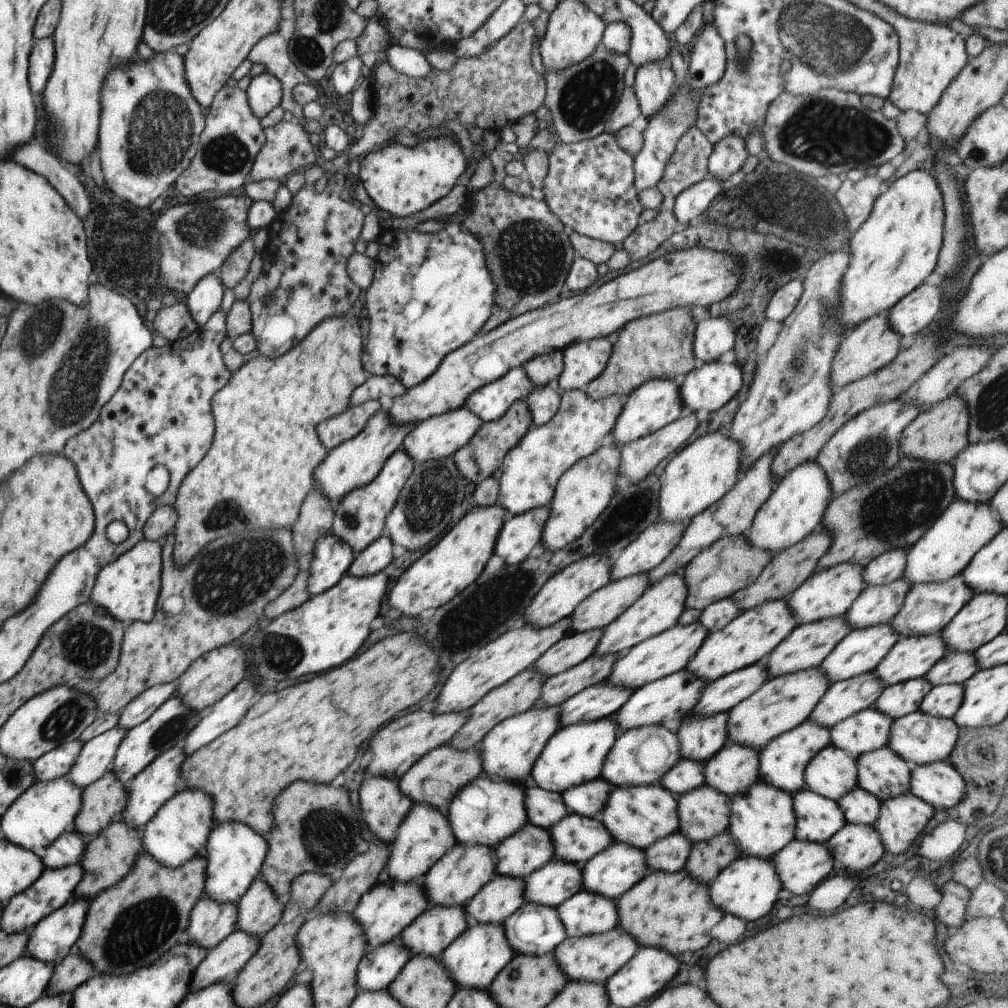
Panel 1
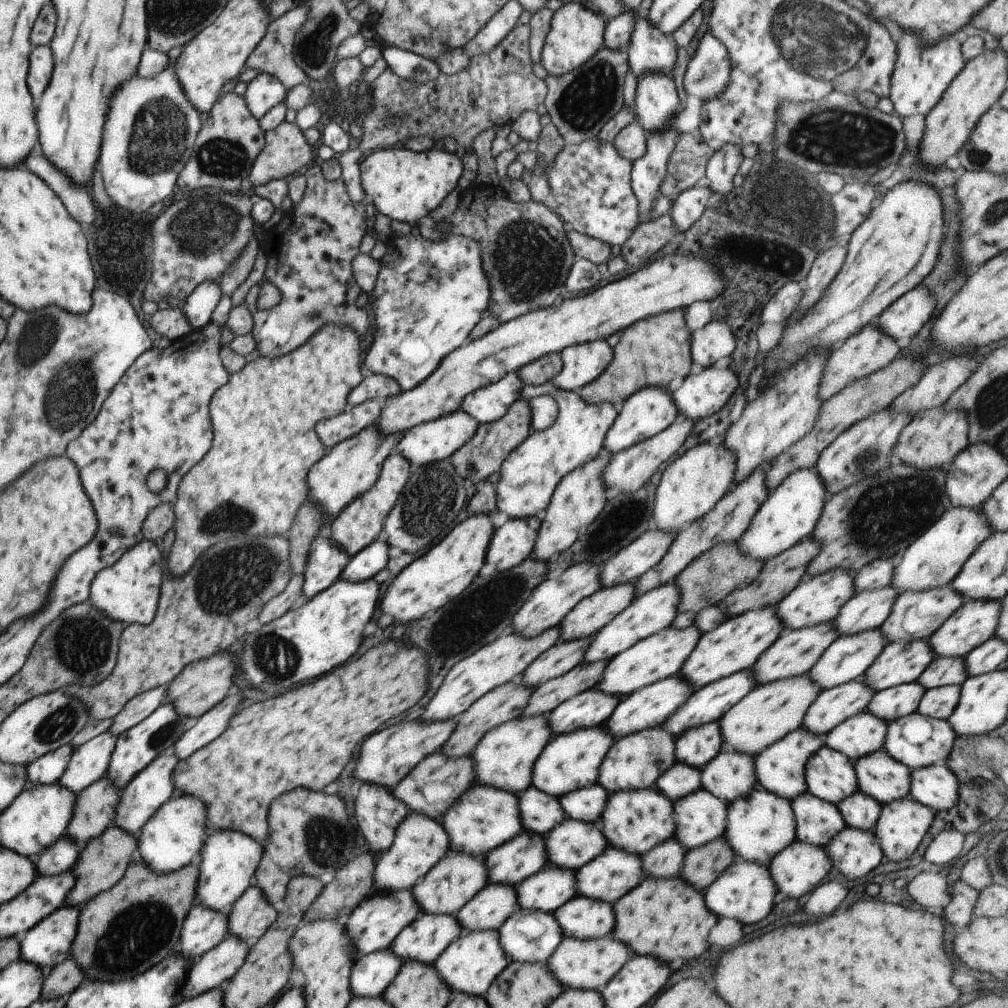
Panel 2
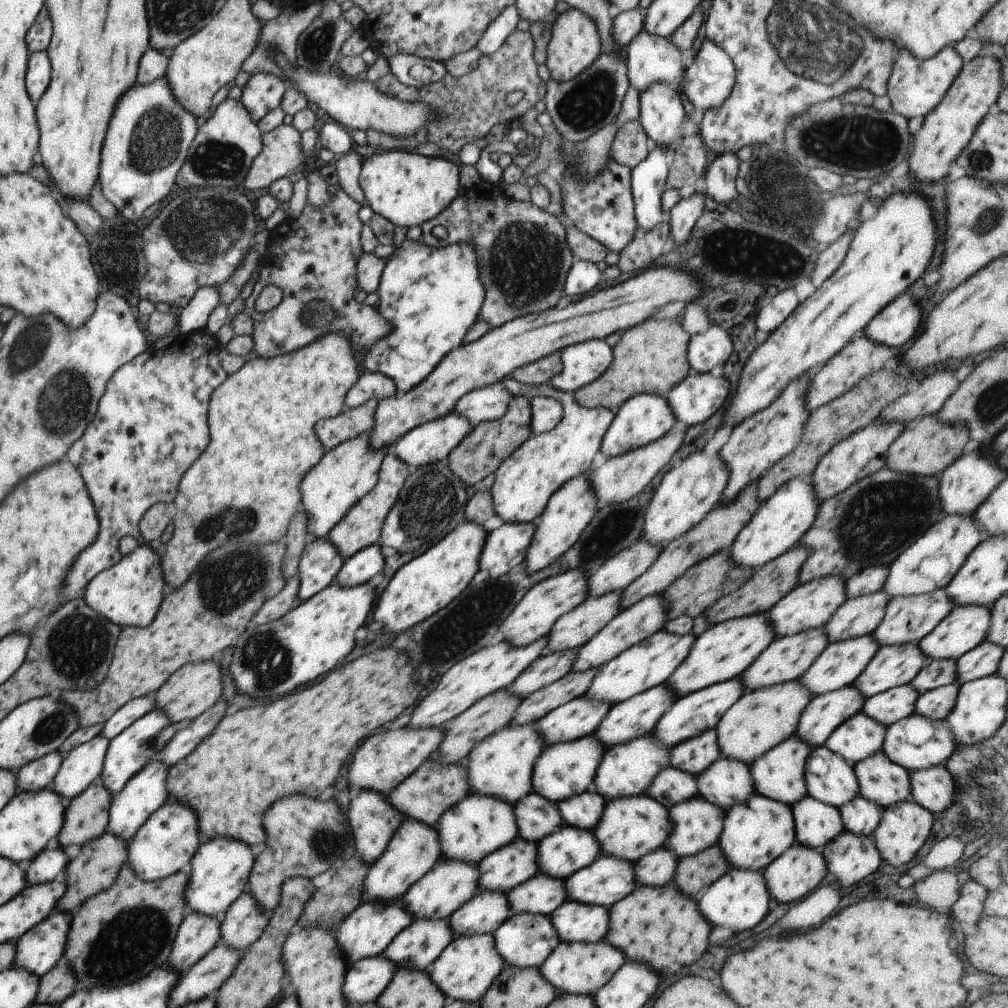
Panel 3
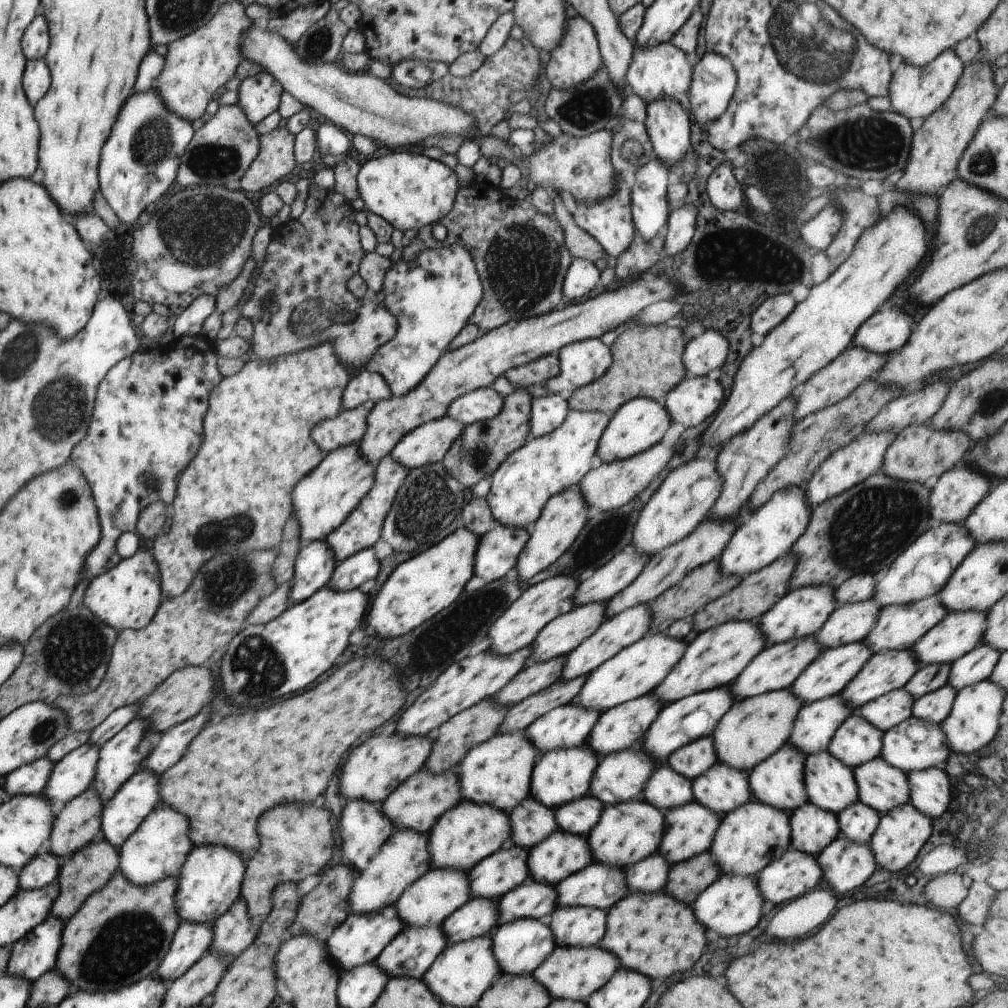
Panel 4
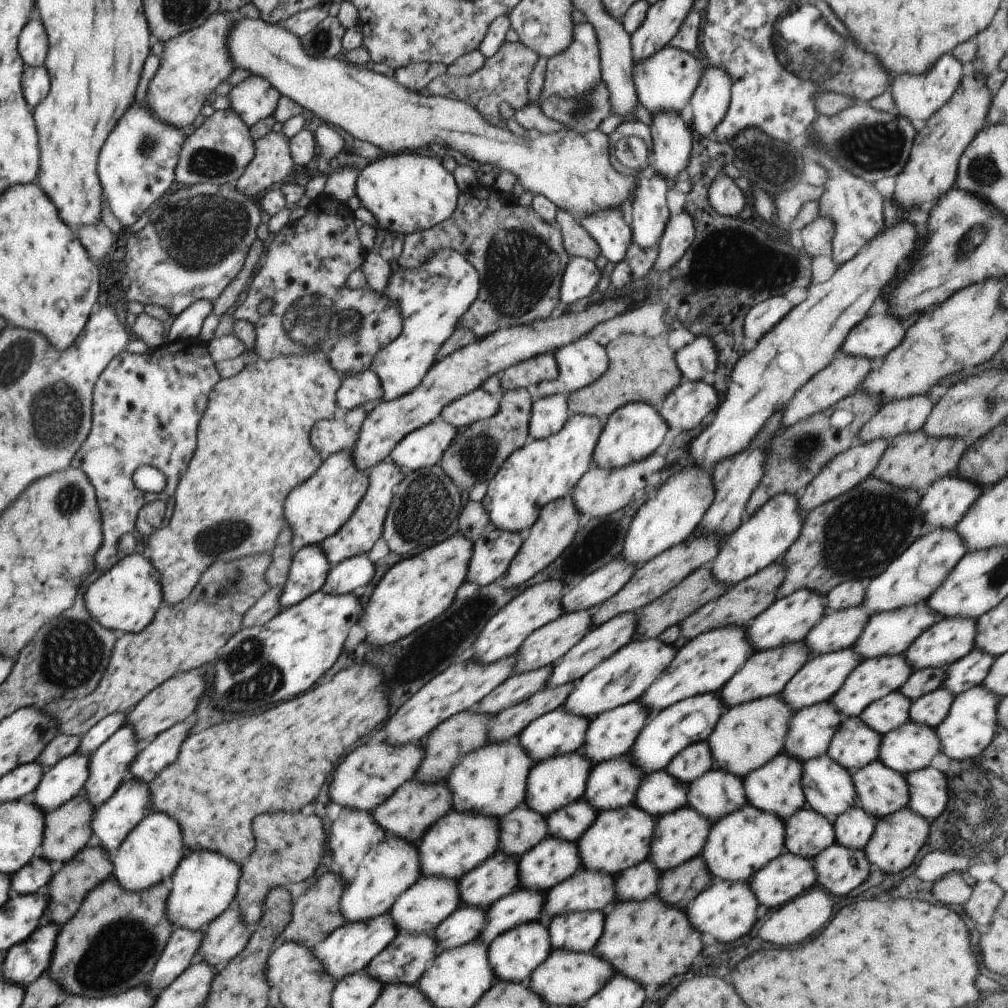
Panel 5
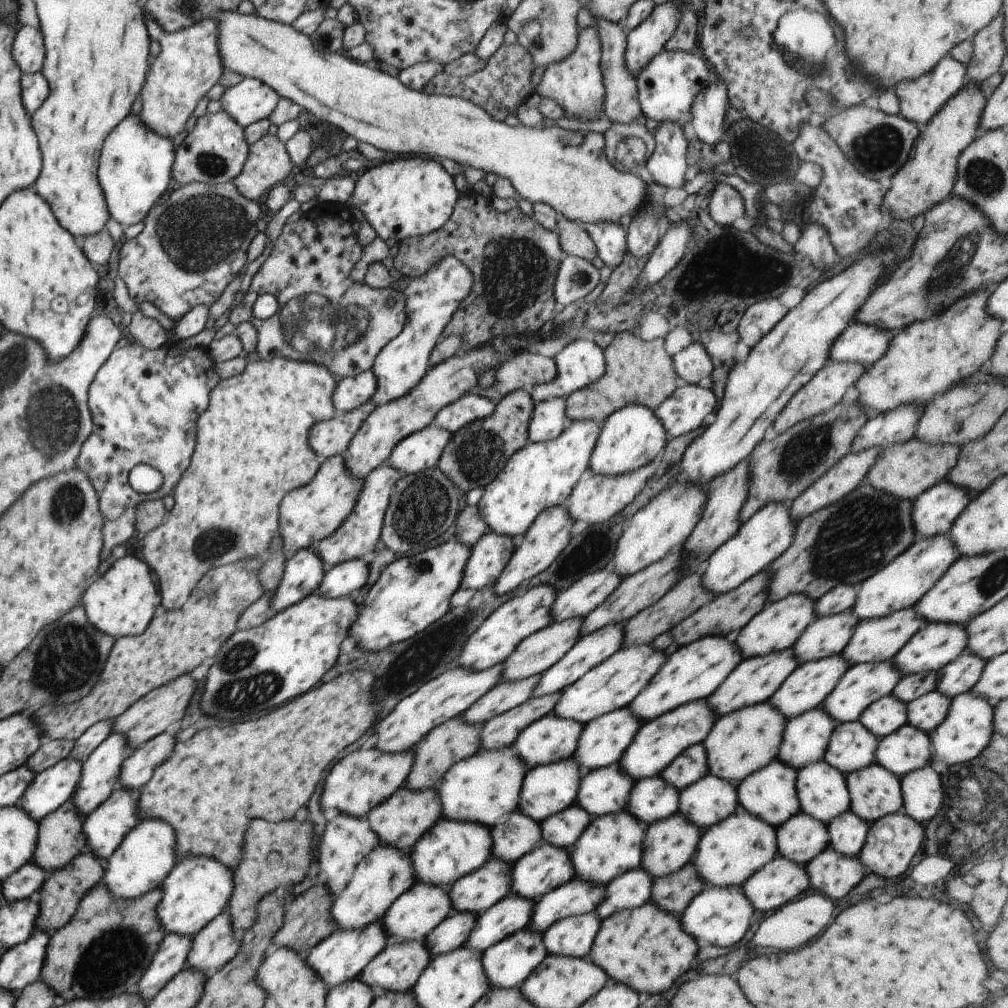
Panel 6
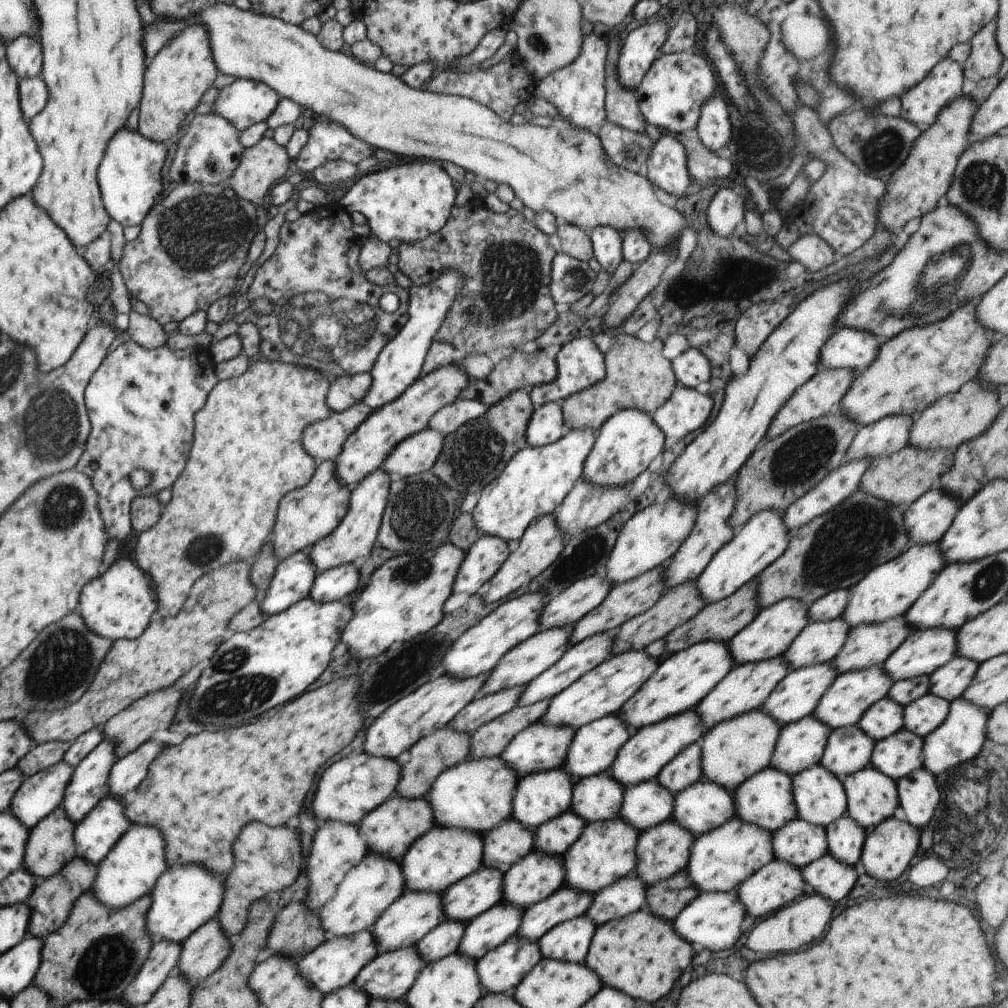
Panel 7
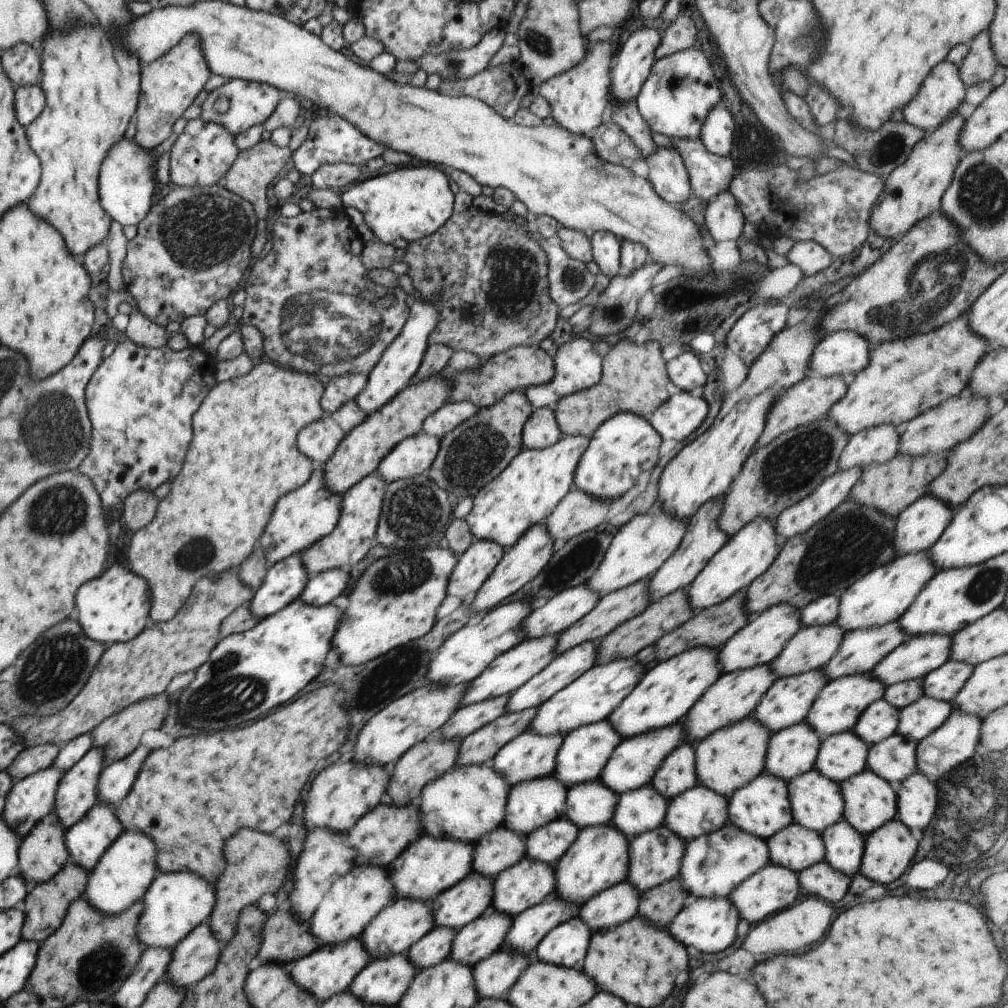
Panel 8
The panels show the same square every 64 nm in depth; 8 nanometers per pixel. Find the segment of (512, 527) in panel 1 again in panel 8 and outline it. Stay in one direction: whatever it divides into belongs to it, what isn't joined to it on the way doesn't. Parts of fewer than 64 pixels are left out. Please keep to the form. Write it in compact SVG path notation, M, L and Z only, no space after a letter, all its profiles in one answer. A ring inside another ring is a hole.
M478 539L458 557L458 564L454 565L448 580L447 595L458 596L466 601L471 599L504 558L504 553L504 548L496 542Z

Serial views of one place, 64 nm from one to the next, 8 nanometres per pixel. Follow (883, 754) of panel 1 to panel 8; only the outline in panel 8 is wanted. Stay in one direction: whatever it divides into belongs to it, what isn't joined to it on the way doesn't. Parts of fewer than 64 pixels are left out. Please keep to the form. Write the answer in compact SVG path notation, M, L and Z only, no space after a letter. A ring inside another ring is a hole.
M866 768L862 772L844 780L839 784L842 790L842 798L844 798L844 814L845 819L860 836L866 838L872 834L874 830L884 826L886 822L894 820L898 808L897 792L884 780Z

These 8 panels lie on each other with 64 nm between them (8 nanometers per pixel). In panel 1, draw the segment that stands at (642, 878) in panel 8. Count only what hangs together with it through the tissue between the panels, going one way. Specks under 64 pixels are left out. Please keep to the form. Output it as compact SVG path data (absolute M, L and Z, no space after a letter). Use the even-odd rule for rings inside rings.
M705 783L677 797L679 832L690 842L704 842L727 832L730 826L731 799Z

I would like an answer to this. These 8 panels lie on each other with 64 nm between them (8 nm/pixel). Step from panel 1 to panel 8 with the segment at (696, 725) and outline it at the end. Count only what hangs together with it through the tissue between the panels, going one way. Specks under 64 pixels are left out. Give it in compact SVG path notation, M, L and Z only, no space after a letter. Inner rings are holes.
M680 744L680 748L670 752L664 758L664 762L660 764L660 768L656 770L656 774L650 782L654 786L654 790L658 794L662 794L664 798L674 798L674 796L682 794L684 790L696 786L694 762L696 762L694 746Z

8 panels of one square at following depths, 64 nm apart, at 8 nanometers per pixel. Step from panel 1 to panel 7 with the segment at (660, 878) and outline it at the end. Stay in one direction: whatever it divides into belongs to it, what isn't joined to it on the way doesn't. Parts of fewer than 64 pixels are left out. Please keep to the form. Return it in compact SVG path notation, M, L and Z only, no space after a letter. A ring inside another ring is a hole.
M646 904L626 918L614 918L601 924L594 933L585 964L598 974L598 978L612 988L628 994L634 1000L656 1002L670 994L678 976L692 962L692 944L680 938L673 922L658 918Z

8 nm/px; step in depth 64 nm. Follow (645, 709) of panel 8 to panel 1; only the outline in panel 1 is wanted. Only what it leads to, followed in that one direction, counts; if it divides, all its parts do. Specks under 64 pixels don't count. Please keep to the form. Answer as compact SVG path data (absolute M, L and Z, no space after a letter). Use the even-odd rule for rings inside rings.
M788 599L770 600L756 608L745 610L738 618L734 618L730 624L716 632L710 632L696 652L696 656L688 662L686 670L692 672L696 678L706 683L718 680L740 668L752 666L752 664L764 660L769 654L780 646L780 642L792 634L798 622L792 616L788 608Z

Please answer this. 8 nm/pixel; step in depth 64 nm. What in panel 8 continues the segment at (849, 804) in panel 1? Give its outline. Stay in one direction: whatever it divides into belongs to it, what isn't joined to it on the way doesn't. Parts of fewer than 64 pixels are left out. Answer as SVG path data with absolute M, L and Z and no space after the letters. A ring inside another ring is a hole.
M845 819L828 826L821 836L826 850L825 860L834 870L852 877L859 872L865 838Z

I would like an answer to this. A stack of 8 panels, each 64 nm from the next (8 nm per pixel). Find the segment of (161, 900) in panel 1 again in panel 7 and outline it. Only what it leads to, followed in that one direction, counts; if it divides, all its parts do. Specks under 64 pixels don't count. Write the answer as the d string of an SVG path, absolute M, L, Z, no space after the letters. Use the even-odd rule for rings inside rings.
M93 889L81 894L66 924L43 940L44 952L41 953L40 968L36 972L33 983L51 997L53 1006L66 1006L66 1004L82 1000L98 1002L121 1000L124 990L130 986L130 982L134 982L134 978L138 976L140 968L148 960L150 950L156 942L146 930L146 918L149 917L152 905L152 894L148 894L120 910L112 910L112 908L106 908L94 896Z

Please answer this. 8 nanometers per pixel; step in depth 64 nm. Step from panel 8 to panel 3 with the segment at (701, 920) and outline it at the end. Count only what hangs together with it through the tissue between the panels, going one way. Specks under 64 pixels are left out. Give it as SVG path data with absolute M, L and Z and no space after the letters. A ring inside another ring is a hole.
M733 868L701 893L698 897L698 910L702 912L706 922L710 922L713 928L732 926L732 930L742 932L742 930L754 928L768 914L770 900L773 899L768 892L762 871L754 872L754 870L746 870L746 868L742 868L742 870Z

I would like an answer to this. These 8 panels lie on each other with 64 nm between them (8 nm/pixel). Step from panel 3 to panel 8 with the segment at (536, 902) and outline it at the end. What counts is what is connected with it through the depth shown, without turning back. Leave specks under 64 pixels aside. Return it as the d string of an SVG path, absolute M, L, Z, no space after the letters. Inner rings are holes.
M488 908L476 920L463 926L452 942L449 958L454 962L475 965L504 945L514 916Z

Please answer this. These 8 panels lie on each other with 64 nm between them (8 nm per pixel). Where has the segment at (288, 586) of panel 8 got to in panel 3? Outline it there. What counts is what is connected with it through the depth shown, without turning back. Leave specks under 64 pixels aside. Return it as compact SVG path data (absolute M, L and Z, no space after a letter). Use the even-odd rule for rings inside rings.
M328 538L310 539L300 559L298 598L308 600L331 585L344 561Z

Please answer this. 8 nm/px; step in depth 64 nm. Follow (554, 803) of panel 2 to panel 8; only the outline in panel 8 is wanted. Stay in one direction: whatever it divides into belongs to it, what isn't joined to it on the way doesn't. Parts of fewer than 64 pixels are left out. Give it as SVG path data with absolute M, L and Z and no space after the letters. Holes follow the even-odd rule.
M498 828L486 834L474 848L474 870L482 876L494 878L504 868L514 866L524 856L524 838L520 840L514 832Z

